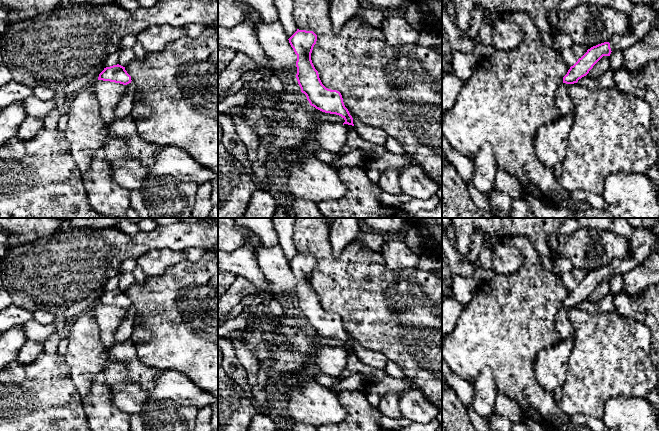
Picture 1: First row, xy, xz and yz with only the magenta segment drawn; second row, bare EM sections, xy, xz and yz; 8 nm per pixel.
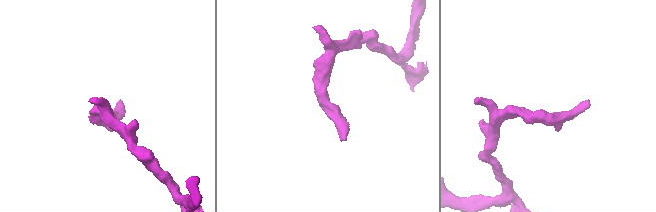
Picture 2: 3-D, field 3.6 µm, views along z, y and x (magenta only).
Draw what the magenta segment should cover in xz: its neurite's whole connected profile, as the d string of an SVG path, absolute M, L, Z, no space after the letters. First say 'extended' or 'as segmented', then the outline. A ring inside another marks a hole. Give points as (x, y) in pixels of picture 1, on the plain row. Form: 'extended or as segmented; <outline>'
as segmented; M297 253L288 264L297 279L298 308L310 329L322 336L341 340L345 344L343 349L354 350L353 342L344 329L341 317L328 313L322 308L318 295L312 287L311 277L316 268L317 259L313 255Z

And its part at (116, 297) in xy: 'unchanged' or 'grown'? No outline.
unchanged

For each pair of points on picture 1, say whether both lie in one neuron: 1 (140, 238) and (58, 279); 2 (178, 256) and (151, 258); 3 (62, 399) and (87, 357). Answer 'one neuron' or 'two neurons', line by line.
1: one neuron
2: one neuron
3: two neurons

